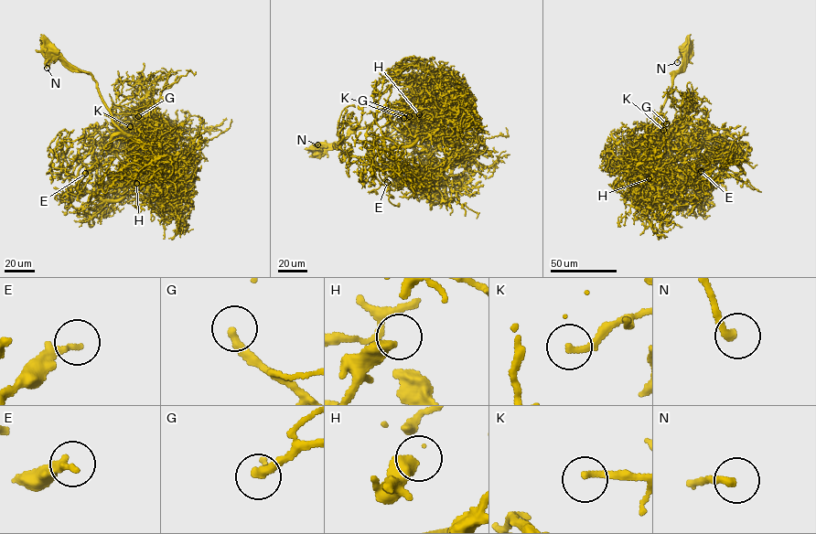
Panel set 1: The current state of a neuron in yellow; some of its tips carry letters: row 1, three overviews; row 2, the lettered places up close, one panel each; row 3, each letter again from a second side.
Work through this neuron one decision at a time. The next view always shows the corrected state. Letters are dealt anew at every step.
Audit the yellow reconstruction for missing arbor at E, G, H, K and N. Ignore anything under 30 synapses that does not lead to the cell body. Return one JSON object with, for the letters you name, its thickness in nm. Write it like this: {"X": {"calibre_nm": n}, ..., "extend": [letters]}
{"G": {"calibre_nm": 280}, "K": {"calibre_nm": 200}, "extend": ["G", "K"]}

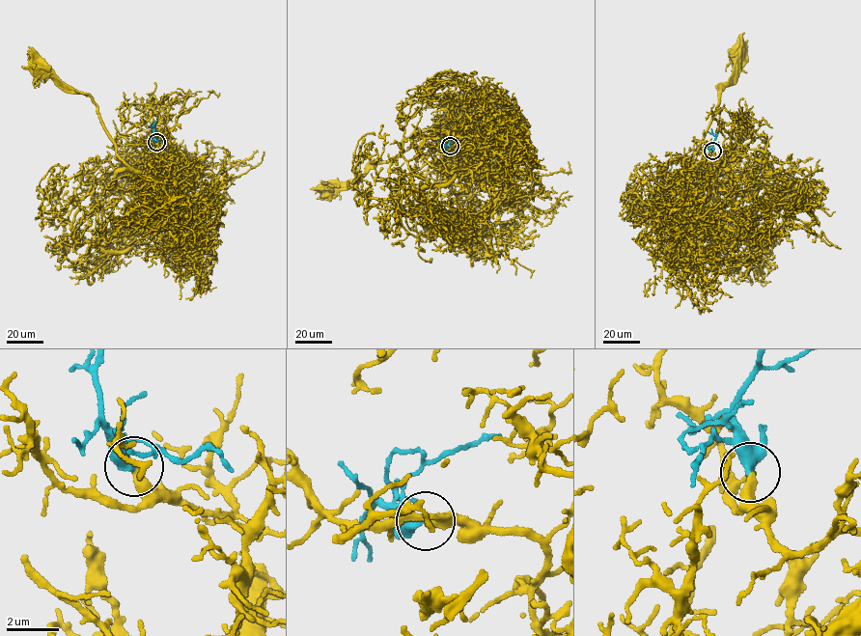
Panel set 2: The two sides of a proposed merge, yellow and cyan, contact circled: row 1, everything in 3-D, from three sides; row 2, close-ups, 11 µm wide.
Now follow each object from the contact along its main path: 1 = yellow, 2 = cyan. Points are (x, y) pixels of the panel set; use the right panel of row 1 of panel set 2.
1: (712, 152), (721, 159), (693, 177), (689, 162), (709, 124), (721, 88), (734, 68), (737, 54)
2: (712, 151), (715, 136), (710, 129)

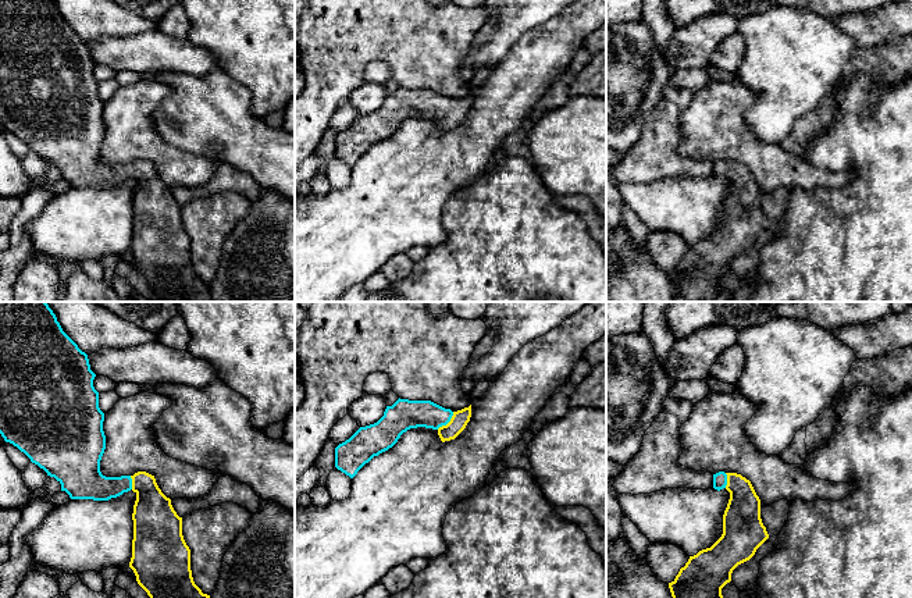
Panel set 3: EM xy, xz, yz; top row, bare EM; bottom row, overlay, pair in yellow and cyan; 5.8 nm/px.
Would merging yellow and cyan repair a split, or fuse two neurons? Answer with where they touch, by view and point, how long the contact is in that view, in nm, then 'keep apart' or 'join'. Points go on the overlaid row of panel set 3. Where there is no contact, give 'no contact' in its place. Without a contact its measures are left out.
xz (448, 423) | 140 nm | join

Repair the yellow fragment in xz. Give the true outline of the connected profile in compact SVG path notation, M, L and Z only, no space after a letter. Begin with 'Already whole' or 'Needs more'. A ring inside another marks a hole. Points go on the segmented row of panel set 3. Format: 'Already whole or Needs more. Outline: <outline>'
Needs more. Outline: M399 398L392 406L386 406L377 423L360 427L335 448L335 467L353 478L374 456L392 448L407 430L432 428L445 442L455 439L466 428L470 417L471 405L452 412L431 401Z

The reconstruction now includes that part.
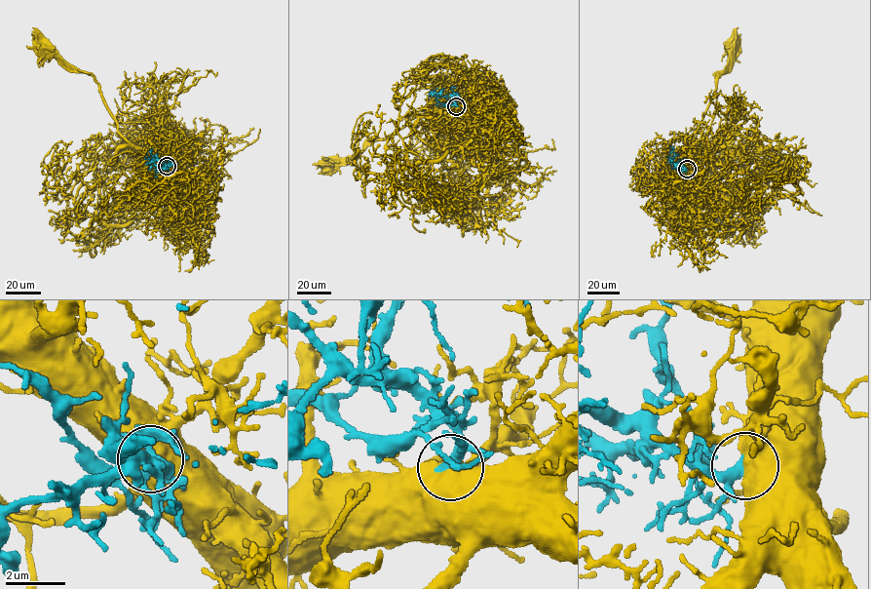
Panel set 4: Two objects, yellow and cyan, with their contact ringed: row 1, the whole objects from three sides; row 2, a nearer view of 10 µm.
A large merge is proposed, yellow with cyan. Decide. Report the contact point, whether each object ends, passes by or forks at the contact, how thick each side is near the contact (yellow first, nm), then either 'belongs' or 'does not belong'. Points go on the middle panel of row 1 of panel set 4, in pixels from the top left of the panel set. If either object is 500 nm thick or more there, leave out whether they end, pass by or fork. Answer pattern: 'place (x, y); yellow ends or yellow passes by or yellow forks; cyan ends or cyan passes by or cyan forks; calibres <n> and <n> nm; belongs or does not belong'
place (456, 106); calibres 800 and 240 nm; belongs

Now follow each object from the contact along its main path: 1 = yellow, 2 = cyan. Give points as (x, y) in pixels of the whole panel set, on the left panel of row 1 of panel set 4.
1: (167, 166), (149, 153), (139, 151), (120, 133), (95, 79), (60, 58), (50, 55), (44, 47)
2: (167, 166), (155, 165), (150, 153), (152, 148)

